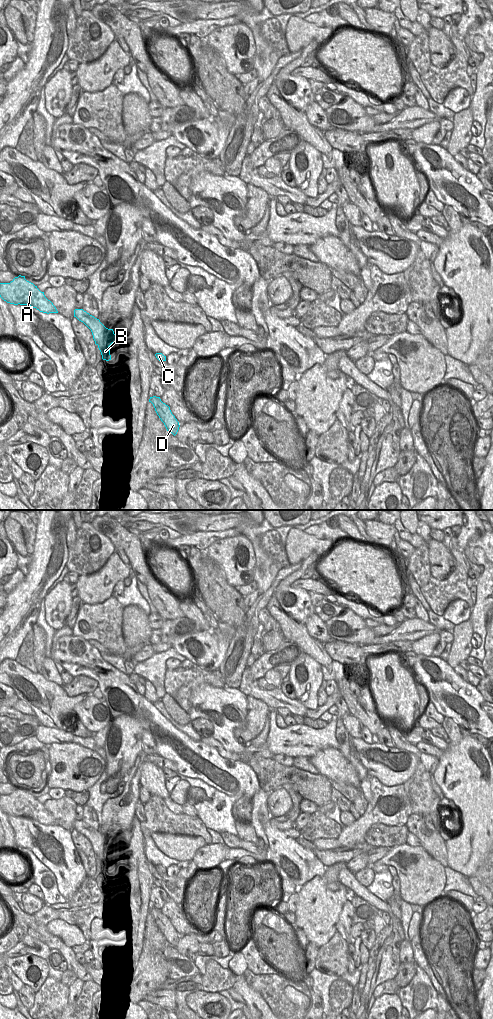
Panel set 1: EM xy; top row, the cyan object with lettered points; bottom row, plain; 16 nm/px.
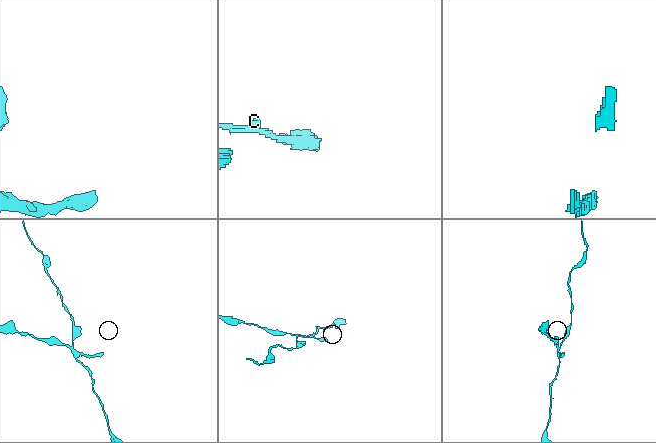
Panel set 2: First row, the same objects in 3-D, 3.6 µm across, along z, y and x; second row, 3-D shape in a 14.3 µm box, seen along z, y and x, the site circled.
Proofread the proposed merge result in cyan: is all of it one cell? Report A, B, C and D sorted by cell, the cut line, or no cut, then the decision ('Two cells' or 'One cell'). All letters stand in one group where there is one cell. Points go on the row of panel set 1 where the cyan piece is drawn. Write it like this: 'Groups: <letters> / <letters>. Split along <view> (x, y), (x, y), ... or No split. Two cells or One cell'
Groups: A C / B D. Split along xy (91, 330), (103, 333), (113, 342). Two cells

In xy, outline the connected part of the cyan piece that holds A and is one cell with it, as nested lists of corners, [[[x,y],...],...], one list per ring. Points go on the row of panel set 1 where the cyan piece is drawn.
[[[19,275],[10,283],[0,283],[0,297],[7,303],[27,305],[43,313],[58,313],[53,303],[48,300],[44,292],[27,281],[25,276]]]

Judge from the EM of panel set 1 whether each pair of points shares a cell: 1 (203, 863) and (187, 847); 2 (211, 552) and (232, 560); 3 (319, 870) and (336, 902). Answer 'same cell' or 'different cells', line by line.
1: different cells
2: same cell
3: different cells

